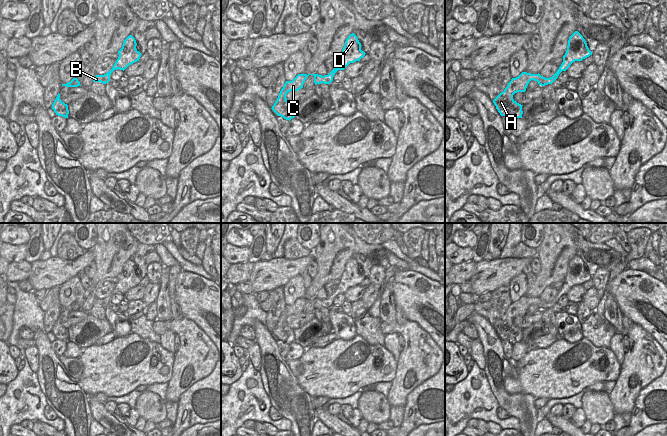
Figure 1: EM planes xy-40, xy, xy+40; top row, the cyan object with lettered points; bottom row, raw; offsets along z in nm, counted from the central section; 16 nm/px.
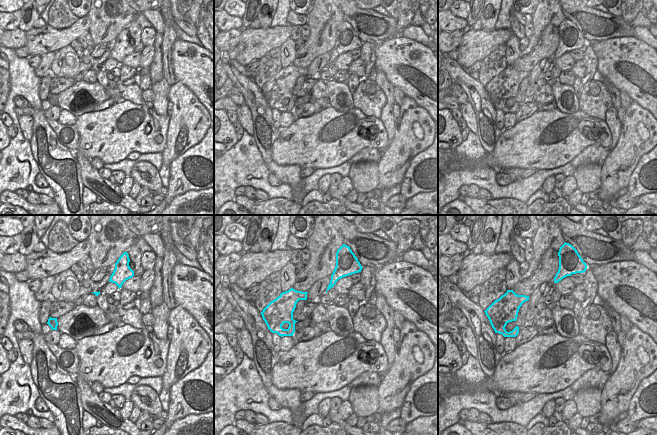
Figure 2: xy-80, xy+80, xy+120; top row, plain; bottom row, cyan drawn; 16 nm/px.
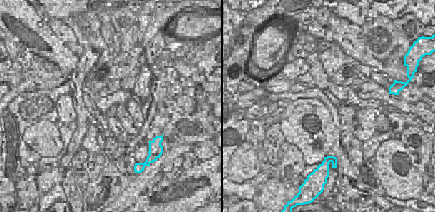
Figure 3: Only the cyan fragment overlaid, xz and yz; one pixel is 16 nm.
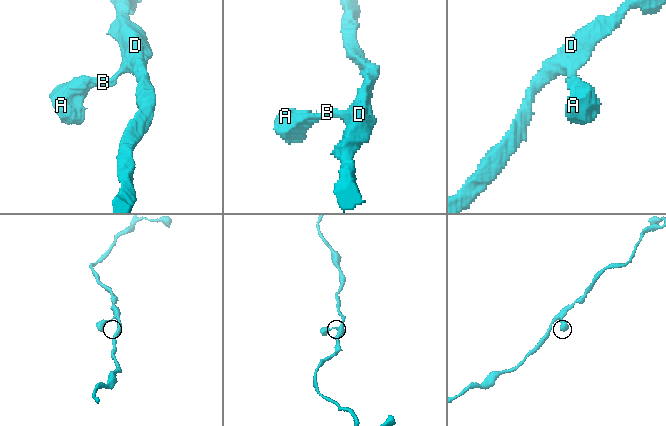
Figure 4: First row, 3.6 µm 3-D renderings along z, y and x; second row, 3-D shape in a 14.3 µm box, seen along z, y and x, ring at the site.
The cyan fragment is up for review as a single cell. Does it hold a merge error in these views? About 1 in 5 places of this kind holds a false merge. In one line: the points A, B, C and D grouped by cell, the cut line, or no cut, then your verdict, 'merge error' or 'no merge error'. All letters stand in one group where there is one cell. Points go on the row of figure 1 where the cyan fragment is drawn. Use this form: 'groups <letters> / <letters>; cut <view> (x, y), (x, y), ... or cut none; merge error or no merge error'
groups A B C D; cut none; no merge error

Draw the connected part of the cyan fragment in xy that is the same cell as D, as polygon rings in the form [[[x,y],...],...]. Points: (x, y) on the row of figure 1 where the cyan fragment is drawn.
[[[354,33],[350,34],[345,41],[345,45],[336,67],[328,75],[298,74],[292,81],[286,81],[271,109],[277,114],[277,116],[281,116],[290,121],[295,117],[295,113],[293,105],[287,101],[286,95],[288,92],[298,91],[303,88],[303,84],[309,75],[314,76],[315,85],[321,83],[330,84],[338,70],[344,70],[350,63],[360,61],[365,54],[366,53],[361,50],[361,43],[357,36]]]

